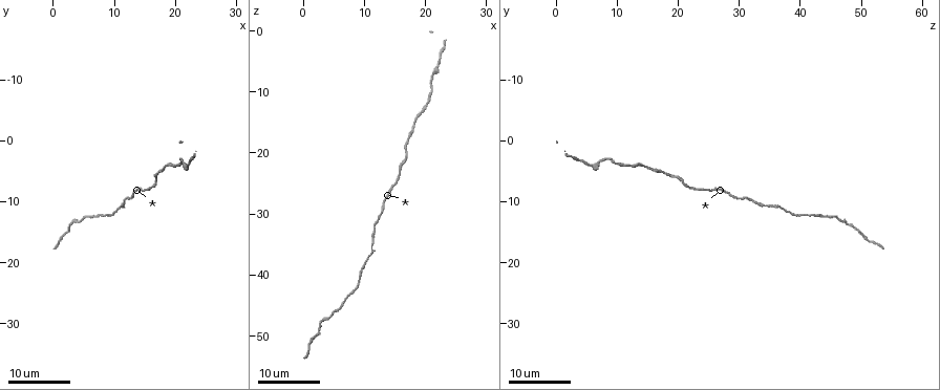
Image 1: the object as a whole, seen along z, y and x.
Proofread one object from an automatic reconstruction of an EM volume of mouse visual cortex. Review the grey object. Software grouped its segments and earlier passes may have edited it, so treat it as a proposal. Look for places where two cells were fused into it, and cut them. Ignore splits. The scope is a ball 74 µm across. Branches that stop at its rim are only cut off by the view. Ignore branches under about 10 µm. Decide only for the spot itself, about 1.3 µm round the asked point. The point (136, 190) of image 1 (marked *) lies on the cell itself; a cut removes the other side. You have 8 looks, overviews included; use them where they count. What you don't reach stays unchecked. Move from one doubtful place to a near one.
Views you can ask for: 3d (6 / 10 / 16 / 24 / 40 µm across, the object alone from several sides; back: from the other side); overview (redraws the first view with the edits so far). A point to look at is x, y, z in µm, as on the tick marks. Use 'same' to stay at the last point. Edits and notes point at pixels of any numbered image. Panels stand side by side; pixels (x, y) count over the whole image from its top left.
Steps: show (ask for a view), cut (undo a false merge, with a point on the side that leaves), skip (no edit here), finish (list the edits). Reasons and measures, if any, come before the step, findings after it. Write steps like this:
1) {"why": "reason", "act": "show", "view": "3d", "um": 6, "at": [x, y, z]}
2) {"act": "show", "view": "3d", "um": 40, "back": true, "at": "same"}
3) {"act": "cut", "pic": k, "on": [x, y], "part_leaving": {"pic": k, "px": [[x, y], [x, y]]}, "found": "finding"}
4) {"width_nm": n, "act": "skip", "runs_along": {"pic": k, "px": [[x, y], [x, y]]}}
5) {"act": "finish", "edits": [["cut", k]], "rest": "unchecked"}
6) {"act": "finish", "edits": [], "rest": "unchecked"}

{"why": "sudden change in width", "act": "show", "view": "3d", "um": 24, "at": [9.5, 12.5, 39.5]}

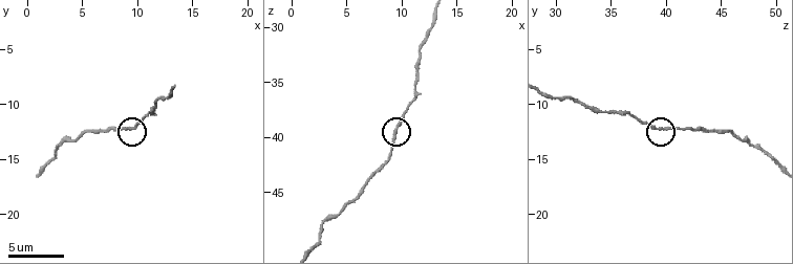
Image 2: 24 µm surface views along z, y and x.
{"why": "closer look", "act": "show", "view": "3d", "um": 10, "at": [9.4, 12.2, 39.8]}

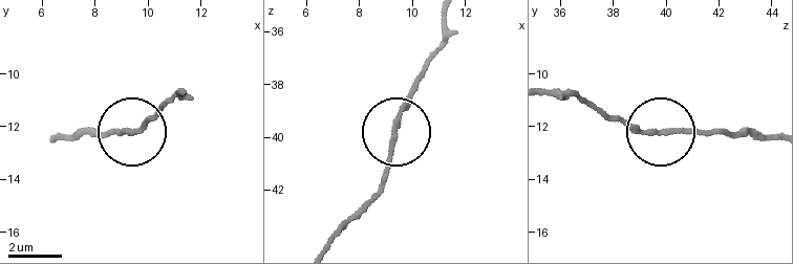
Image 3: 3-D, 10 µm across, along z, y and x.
{"act": "skip", "runs_along": {"pic": 3, "px": [[549, 90], [576, 92], [650, 130], [723, 130]]}, "found": "all the same cell"}

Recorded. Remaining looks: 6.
{"why": "a narrow waist", "act": "show", "view": "3d", "um": 6, "at": [7.0, 12.4, 44.2]}

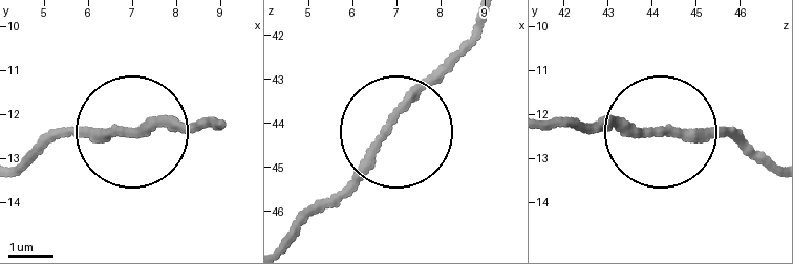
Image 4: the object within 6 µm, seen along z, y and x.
{"why": "from behind", "act": "show", "view": "3d", "um": 6, "back": true, "at": [6.85, 12.45, 44.00]}

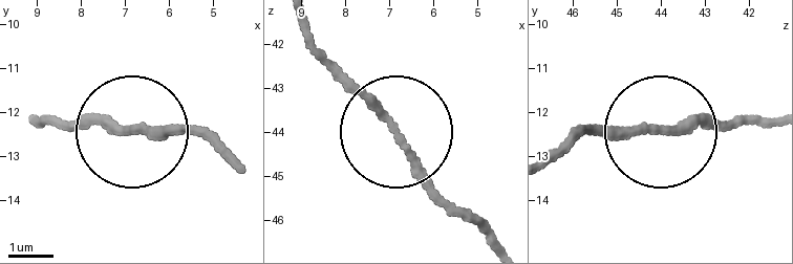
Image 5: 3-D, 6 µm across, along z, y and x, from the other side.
{"width_nm": 190, "act": "skip", "runs_along": {"pic": 5, "px": [[34, 118], [198, 130]]}, "found": "all the same cell"}

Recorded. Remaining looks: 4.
{"why": "a narrow waist", "act": "show", "view": "3d", "um": 16, "at": [11.4, 10.8, 34.4]}

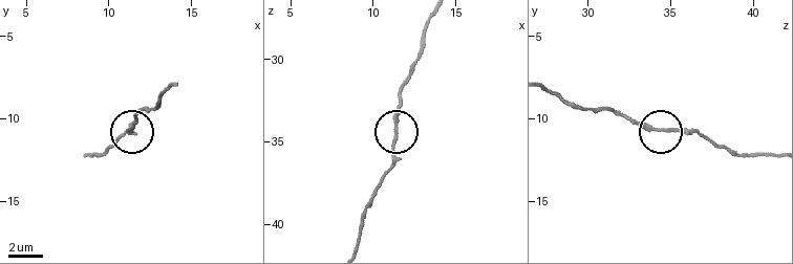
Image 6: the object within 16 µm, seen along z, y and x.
{"act": "skip", "runs_along": {"pic": 6, "px": [[170, 86], [125, 131]]}, "found": "one cell here"}

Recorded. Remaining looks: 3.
{"why": "thin neck", "act": "show", "view": "3d", "um": 16, "at": [20.5, 4.0, 11.5]}

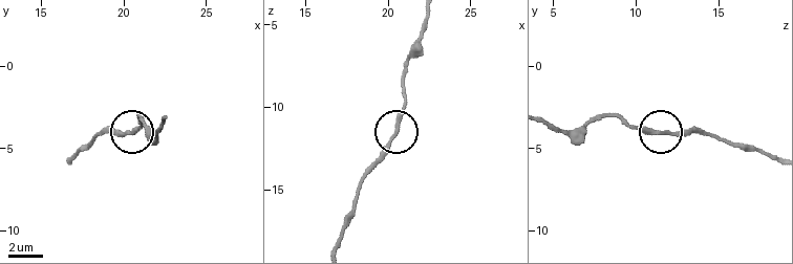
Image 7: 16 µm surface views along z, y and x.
{"why": "closer look", "act": "show", "view": "3d", "um": 6, "at": [20.3, 3.9, 11.9]}

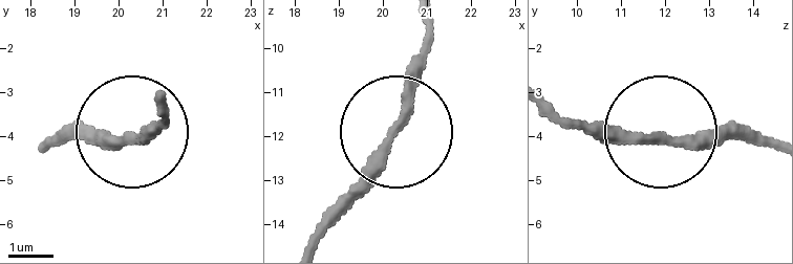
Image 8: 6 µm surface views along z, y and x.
{"act": "skip", "runs_along": {"pic": 8, "px": [[40, 150], [59, 134], [145, 134], [164, 124]]}, "found": "all the same cell"}

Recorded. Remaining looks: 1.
{"act": "finish", "edits": [], "rest": "unchecked"}

